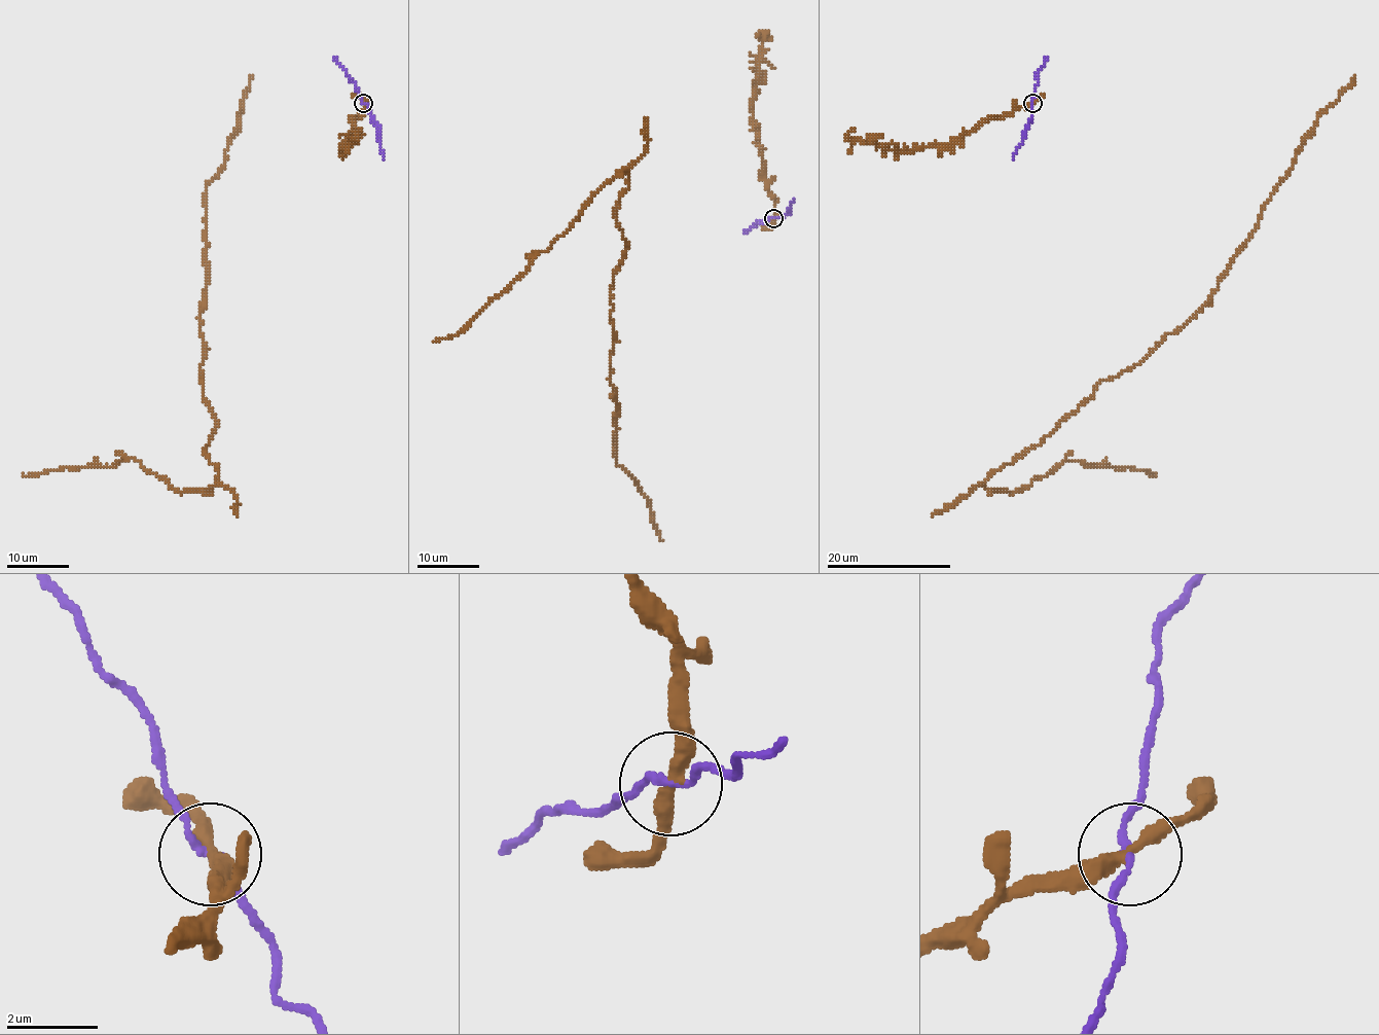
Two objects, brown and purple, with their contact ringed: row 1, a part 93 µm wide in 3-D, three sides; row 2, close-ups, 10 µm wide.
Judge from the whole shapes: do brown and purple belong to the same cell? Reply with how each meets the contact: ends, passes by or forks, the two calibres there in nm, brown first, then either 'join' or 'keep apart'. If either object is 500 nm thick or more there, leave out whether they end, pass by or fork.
brown passes by | purple passes by | 320/150 nm | keep apart

